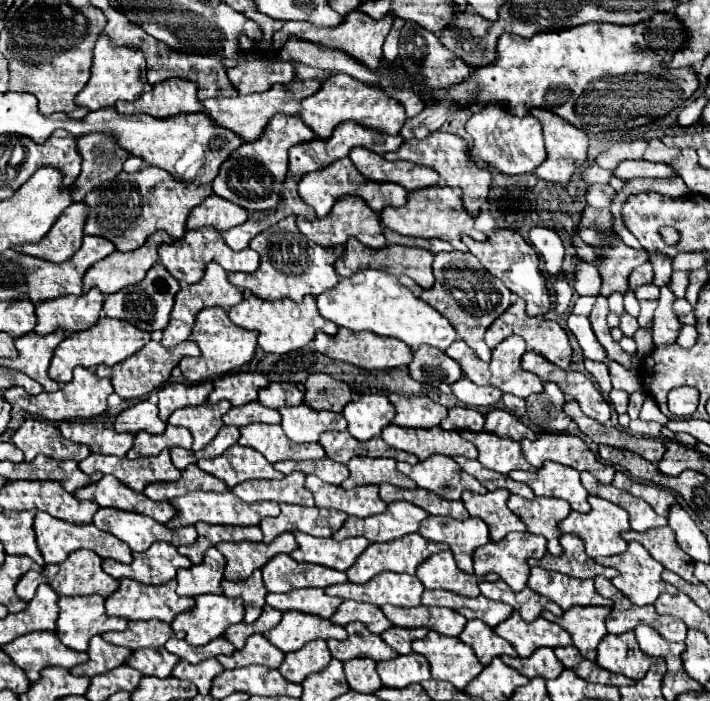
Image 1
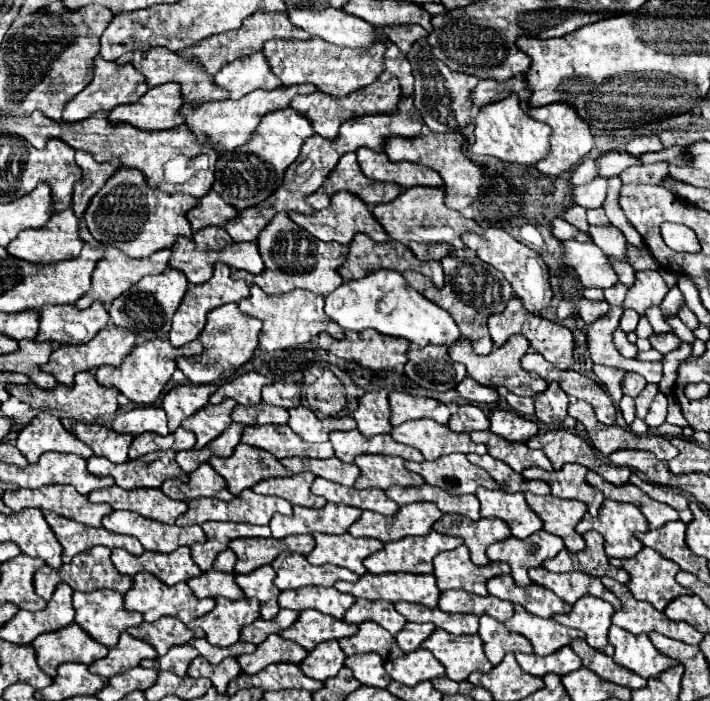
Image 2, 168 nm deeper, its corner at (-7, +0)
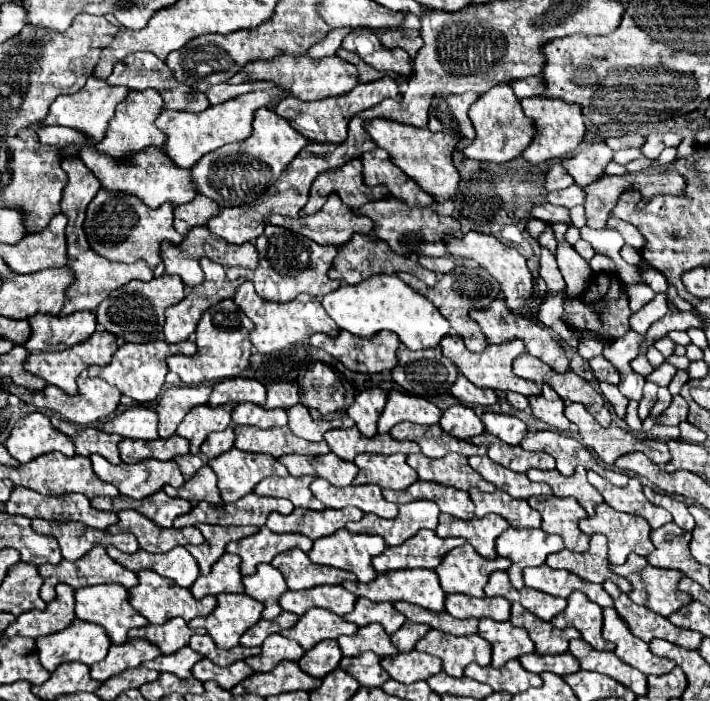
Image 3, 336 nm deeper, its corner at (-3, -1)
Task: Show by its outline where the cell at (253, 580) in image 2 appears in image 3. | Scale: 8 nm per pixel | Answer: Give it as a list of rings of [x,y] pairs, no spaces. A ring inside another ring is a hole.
[[[270,563],[258,565],[258,571],[254,575],[244,577],[244,587],[250,597],[264,603],[264,607],[266,607],[262,613],[264,619],[274,619],[282,613],[278,599],[282,593],[288,591],[288,587],[286,587],[282,573],[276,567],[272,567]]]

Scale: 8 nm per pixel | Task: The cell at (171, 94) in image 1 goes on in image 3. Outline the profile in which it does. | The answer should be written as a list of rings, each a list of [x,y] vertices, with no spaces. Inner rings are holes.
[[[154,89],[146,91],[130,91],[126,101],[122,101],[116,109],[116,115],[108,123],[104,139],[96,145],[96,149],[104,155],[110,155],[116,161],[128,161],[132,155],[140,153],[146,147],[158,147],[164,143],[166,135],[154,125],[154,119],[162,111],[162,97]]]

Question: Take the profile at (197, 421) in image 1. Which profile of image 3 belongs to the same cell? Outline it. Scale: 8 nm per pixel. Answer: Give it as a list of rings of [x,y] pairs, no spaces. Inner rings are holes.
[[[232,405],[194,407],[190,413],[186,413],[184,421],[178,425],[176,435],[188,439],[190,453],[198,453],[202,441],[212,431],[224,431],[226,427],[230,427],[230,423],[232,423],[230,413],[232,413]]]

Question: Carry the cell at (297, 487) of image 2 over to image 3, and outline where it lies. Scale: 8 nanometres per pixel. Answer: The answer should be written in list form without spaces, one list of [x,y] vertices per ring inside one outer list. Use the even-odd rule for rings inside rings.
[[[306,475],[306,477],[268,477],[264,481],[260,481],[254,489],[256,495],[268,495],[268,497],[284,497],[290,499],[296,507],[304,507],[304,509],[314,509],[314,511],[322,511],[326,509],[324,503],[320,503],[312,491],[310,491],[310,483],[314,481],[314,475]]]

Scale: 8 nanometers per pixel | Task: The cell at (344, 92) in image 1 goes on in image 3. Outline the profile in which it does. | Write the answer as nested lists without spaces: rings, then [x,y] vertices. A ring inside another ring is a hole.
[[[388,75],[382,77],[382,79],[378,79],[378,81],[372,81],[372,83],[356,85],[350,93],[338,95],[338,97],[326,97],[326,99],[308,101],[308,103],[302,103],[296,97],[284,97],[276,105],[274,113],[282,115],[308,141],[316,141],[316,143],[342,143],[344,137],[346,137],[346,131],[348,131],[348,121],[354,115],[362,113],[364,109],[370,109],[370,107],[378,105],[386,97],[390,97],[390,99],[402,99],[398,83],[392,77],[388,77]]]

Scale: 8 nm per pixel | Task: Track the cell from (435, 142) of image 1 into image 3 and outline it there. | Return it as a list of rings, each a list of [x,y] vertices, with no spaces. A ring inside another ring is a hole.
[[[378,117],[372,121],[366,121],[366,131],[378,147],[390,153],[392,163],[400,167],[410,179],[414,179],[422,191],[426,191],[434,199],[440,199],[440,197],[448,199],[456,193],[458,181],[460,181],[460,175],[452,165],[452,149],[458,143],[456,137],[446,133],[432,133],[428,127],[414,129],[410,125],[402,125],[398,121],[386,121]]]

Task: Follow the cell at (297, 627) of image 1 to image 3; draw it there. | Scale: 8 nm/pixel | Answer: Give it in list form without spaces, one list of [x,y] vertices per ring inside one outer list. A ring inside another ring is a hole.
[[[310,609],[306,615],[298,619],[298,623],[286,629],[282,635],[302,645],[302,649],[312,649],[316,643],[324,639],[338,639],[342,635],[354,635],[358,627],[346,621],[340,615],[330,613],[328,609]]]

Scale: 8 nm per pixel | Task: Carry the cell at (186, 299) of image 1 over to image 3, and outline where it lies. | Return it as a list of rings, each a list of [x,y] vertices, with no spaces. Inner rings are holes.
[[[202,257],[202,259],[200,259],[200,265],[202,265],[202,269],[204,269],[204,273],[206,273],[204,281],[202,281],[200,285],[196,285],[196,287],[190,287],[190,289],[186,291],[186,297],[184,297],[180,303],[176,303],[176,305],[172,305],[170,309],[166,309],[166,313],[164,313],[164,315],[166,315],[164,335],[166,335],[166,341],[168,341],[168,343],[178,343],[178,341],[182,341],[182,339],[188,339],[188,337],[196,331],[196,325],[198,325],[200,315],[202,315],[208,307],[216,305],[218,301],[228,299],[228,297],[232,299],[234,293],[236,293],[236,289],[238,289],[238,285],[240,285],[240,279],[238,279],[238,281],[228,281],[228,279],[226,279],[226,273],[224,273],[224,267],[218,265],[218,263],[214,263],[214,261],[210,261],[208,257]]]

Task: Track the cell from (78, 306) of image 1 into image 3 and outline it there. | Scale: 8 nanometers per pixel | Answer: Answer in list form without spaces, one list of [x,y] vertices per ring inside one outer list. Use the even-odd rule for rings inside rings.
[[[90,311],[72,313],[64,317],[38,315],[30,317],[30,339],[24,343],[28,353],[36,351],[64,351],[76,343],[86,341],[96,331],[96,317]]]

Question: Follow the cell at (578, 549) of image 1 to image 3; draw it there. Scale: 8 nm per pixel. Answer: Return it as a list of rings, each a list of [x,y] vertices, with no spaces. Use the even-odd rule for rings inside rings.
[[[592,535],[590,551],[586,553],[574,553],[574,551],[564,549],[564,551],[548,555],[546,565],[552,569],[566,569],[592,583],[604,583],[606,579],[612,579],[624,593],[630,593],[632,589],[632,585],[624,577],[610,571],[608,545],[606,545],[604,535]]]

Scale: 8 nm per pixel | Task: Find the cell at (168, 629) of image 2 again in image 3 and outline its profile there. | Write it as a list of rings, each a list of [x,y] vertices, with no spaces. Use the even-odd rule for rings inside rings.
[[[176,617],[162,625],[146,625],[142,629],[130,629],[128,635],[148,639],[150,643],[158,645],[164,655],[170,655],[170,653],[176,653],[178,649],[186,647],[194,633],[196,631],[192,631],[184,619]]]

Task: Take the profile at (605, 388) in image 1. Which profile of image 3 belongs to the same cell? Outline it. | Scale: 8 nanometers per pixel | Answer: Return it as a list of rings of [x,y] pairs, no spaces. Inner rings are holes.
[[[600,383],[600,389],[602,389],[602,395],[604,395],[604,397],[610,401],[610,405],[614,407],[616,415],[618,415],[620,419],[624,419],[624,415],[626,415],[626,407],[628,407],[628,399],[622,397],[622,393],[620,393],[614,385]]]

